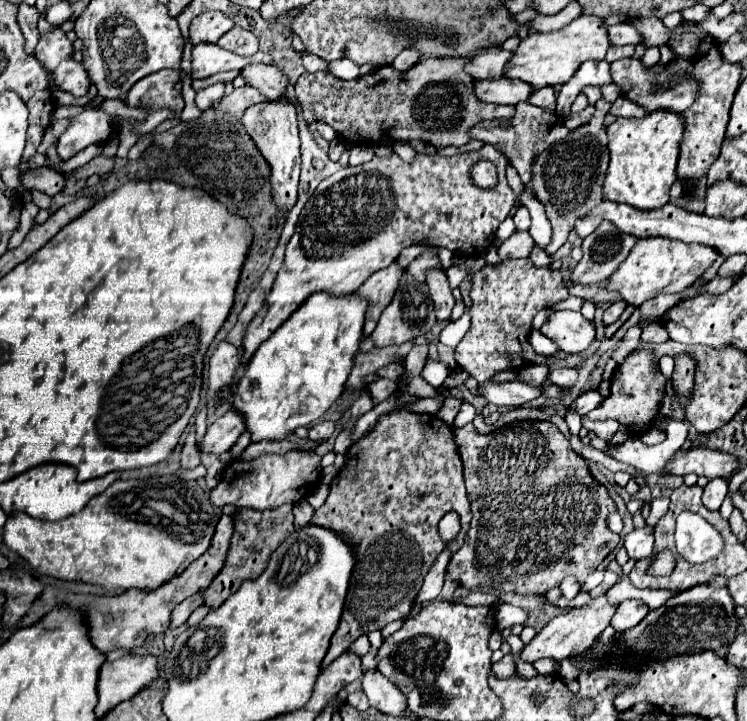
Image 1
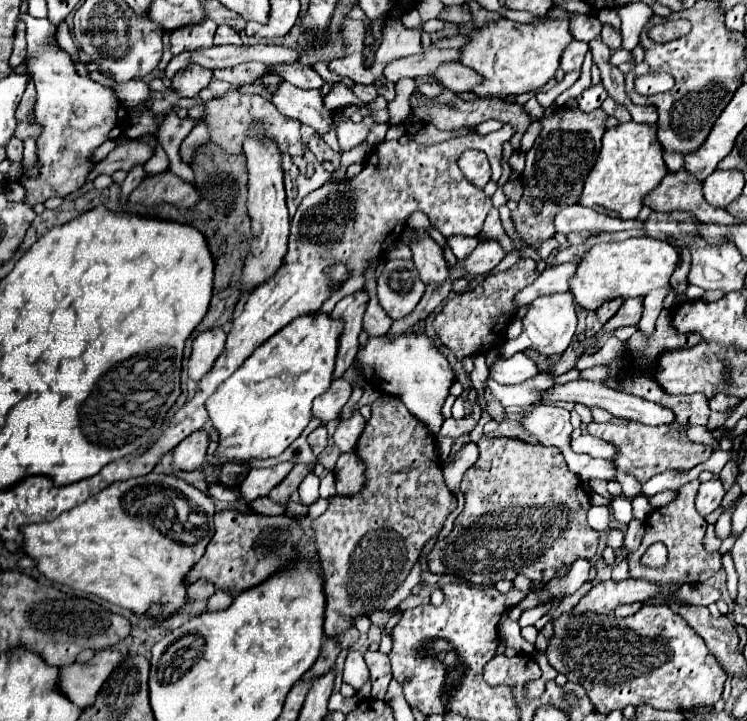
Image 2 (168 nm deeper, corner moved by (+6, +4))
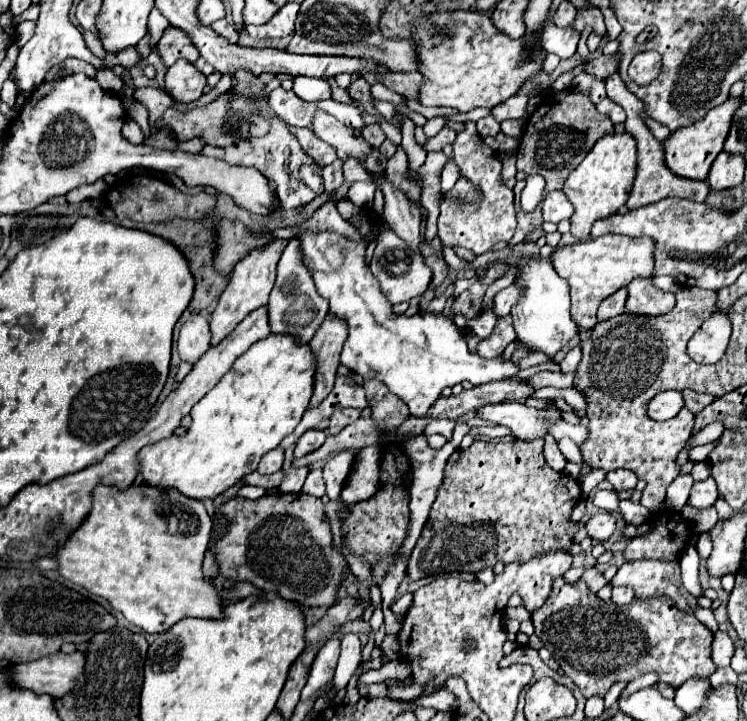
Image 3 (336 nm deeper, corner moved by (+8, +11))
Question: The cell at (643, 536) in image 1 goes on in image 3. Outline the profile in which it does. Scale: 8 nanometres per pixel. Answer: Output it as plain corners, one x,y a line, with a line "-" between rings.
596,513
586,523
588,535
596,541
606,541
616,531
616,519
610,513

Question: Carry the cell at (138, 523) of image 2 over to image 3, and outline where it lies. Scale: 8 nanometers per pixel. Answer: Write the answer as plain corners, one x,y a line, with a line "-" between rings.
140,479
140,483
136,481
136,483
132,483
130,487
126,487
122,491
118,487
114,487
114,485
98,485
92,491
92,509
90,509
90,513
70,533
70,537
60,545
60,549
58,547
54,549
56,553
52,553
52,559
58,561
58,571
60,571
60,575
64,579
68,579
68,581
72,581
72,583
88,589
94,595
104,597
116,611
120,611
130,623
142,627
146,633
162,633
162,631
170,629
174,623
178,623
180,619
186,619
186,617
206,617
206,619
218,619
218,617
222,617
220,595
214,591
214,585
212,583
204,583
204,577
202,577
202,559
204,559
204,553
206,553
206,547
208,547
208,539
210,539
212,527
214,527
214,521
208,515
204,503
200,499
186,497
178,489
160,489
160,487
154,487
154,485
146,485
142,479

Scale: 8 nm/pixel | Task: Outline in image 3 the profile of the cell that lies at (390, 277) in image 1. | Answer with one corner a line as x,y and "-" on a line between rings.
332,313
324,319
316,335
312,337
310,345
318,359
320,369
316,371
316,389
314,389
310,407
316,407
332,391
336,371
340,367
340,351
346,337
348,337
348,323
342,317
336,317

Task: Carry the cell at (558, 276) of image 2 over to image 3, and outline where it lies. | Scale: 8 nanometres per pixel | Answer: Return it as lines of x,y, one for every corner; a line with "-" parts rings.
510,285
510,287
506,287
506,289
502,289
496,297
494,297
494,313
496,313
496,317
504,317
504,315
508,315
510,313
510,309
518,303
518,299
520,299
520,285

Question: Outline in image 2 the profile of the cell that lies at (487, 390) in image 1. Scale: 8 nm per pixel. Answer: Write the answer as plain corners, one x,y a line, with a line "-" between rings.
574,380
574,382
568,382
568,384
562,384
562,386
552,386
550,390
546,390
542,394
544,398
548,400
568,400
568,402
574,402
574,404
584,404
588,408
602,408
606,412
610,412
612,416
620,416
620,418
628,418
628,420
634,420
634,422
642,422
642,424
648,424
648,426
662,426
662,424
672,424
674,422
674,412
662,404
654,404
654,402
648,402
644,398
638,398
634,394
626,394
622,390
612,390
608,386
604,386
602,382
586,382
586,380

